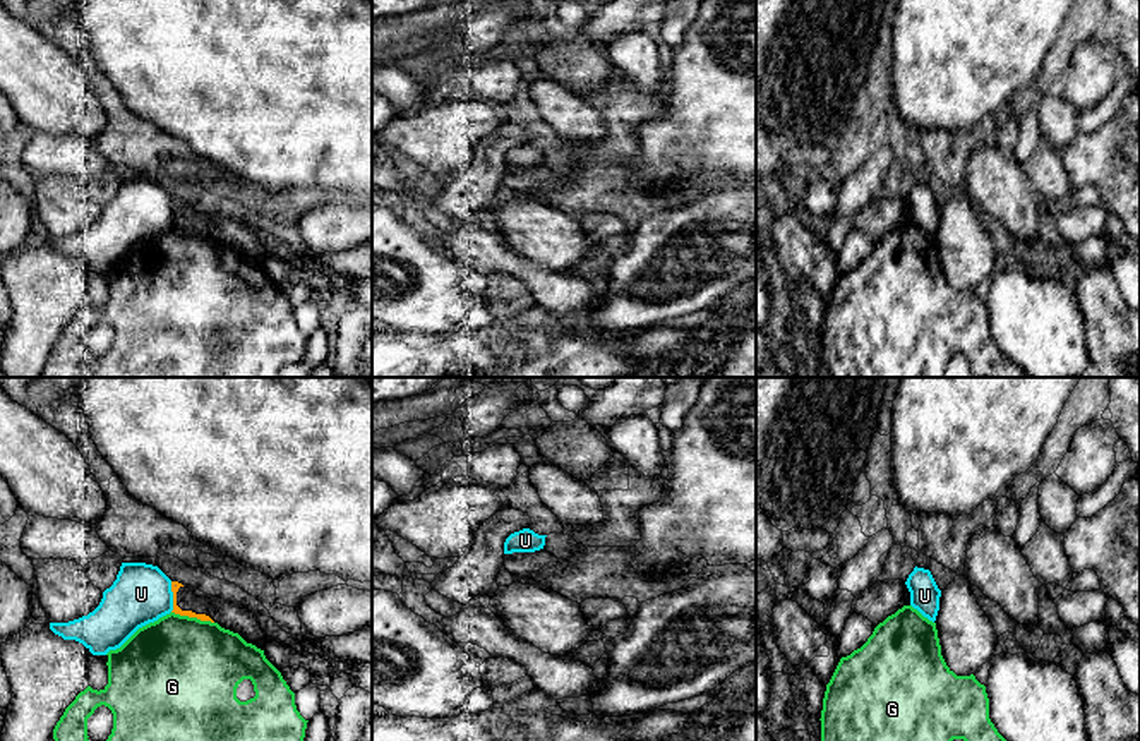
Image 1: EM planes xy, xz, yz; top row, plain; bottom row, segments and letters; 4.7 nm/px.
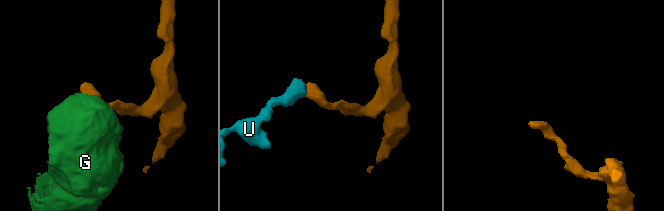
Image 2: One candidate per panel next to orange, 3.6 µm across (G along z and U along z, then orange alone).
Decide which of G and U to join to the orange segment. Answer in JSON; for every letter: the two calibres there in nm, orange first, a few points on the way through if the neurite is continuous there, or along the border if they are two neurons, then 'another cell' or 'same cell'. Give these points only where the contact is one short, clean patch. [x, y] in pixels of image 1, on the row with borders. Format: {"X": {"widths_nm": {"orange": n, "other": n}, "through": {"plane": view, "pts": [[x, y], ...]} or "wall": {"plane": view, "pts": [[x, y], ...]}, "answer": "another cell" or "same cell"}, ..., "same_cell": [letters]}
{"G": {"widths_nm": {"orange": 50, "other": 480}, "wall": {"plane": "xy", "pts": [[172, 611], [213, 623]]}, "answer": "another cell"}, "U": {"widths_nm": {"orange": 50, "other": 280}, "wall": {"plane": "xy", "pts": [[170, 582], [172, 611]]}, "answer": "another cell"}, "same_cell": []}

